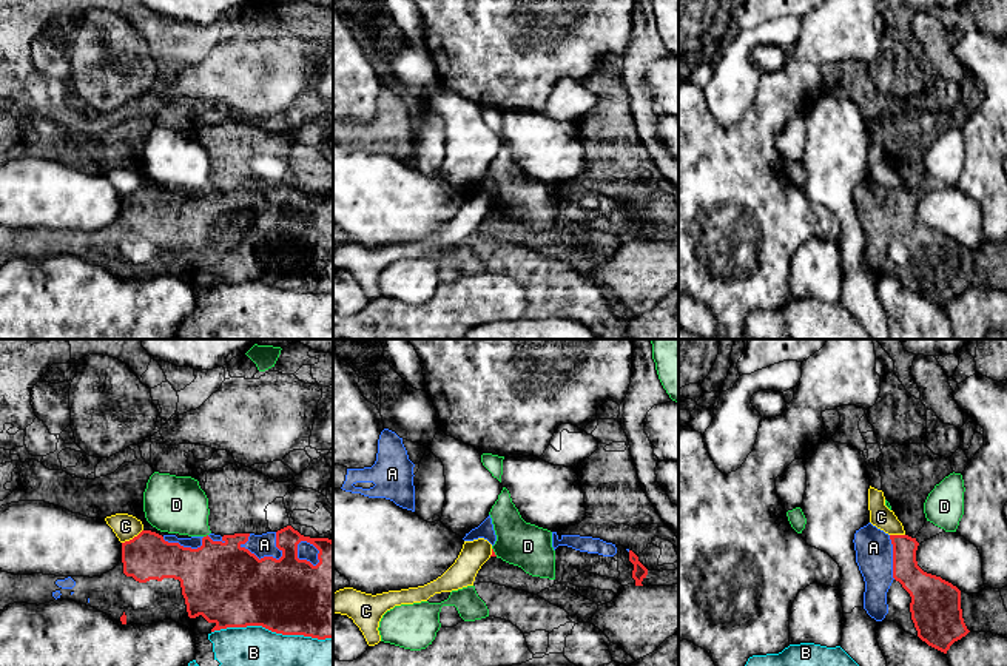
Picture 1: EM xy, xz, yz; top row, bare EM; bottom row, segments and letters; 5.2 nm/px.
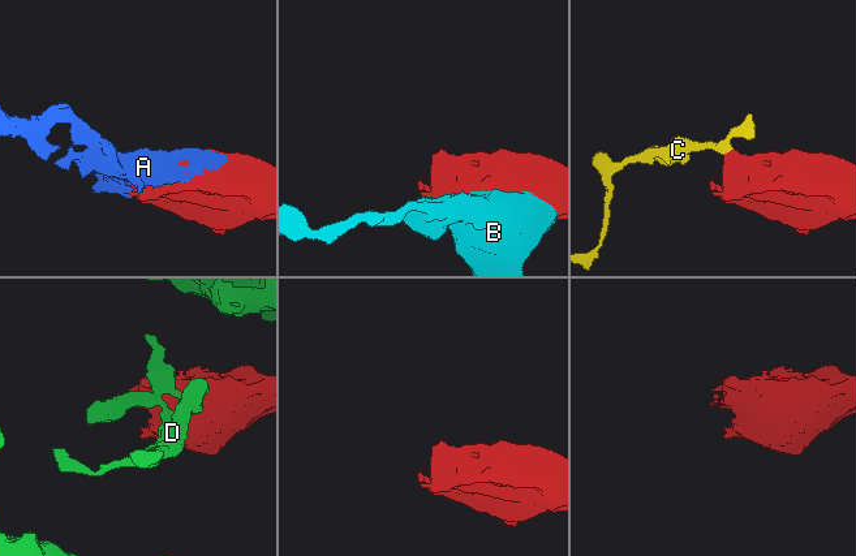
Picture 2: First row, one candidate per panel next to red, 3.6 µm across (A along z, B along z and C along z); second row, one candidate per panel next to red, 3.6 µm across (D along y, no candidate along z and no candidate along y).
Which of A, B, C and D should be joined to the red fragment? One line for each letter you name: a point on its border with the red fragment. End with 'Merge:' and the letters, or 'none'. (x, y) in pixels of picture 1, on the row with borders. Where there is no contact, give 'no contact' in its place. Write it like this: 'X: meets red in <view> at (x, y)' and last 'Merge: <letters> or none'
A: meets red in xy at (261, 558)
Merge: A

